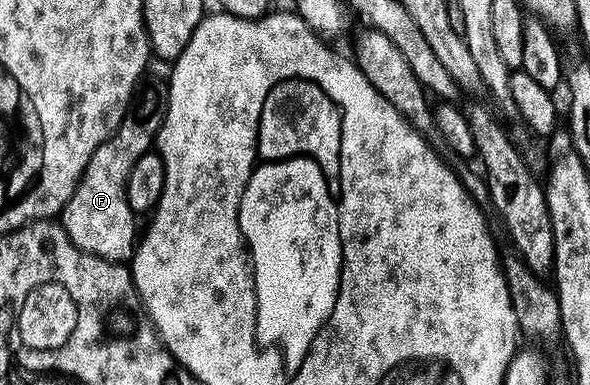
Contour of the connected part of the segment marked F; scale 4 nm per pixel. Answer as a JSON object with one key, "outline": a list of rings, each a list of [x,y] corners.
{"outline":[[[143,77],[134,89],[130,106],[114,134],[108,140],[104,140],[104,144],[100,144],[96,152],[92,152],[92,160],[88,160],[76,192],[70,197],[60,215],[62,227],[68,232],[72,244],[109,262],[126,264],[134,257],[136,215],[132,212],[126,195],[128,176],[132,172],[132,164],[136,164],[140,156],[151,153],[164,124],[164,116],[168,112],[170,87],[167,79],[150,77]]]}

